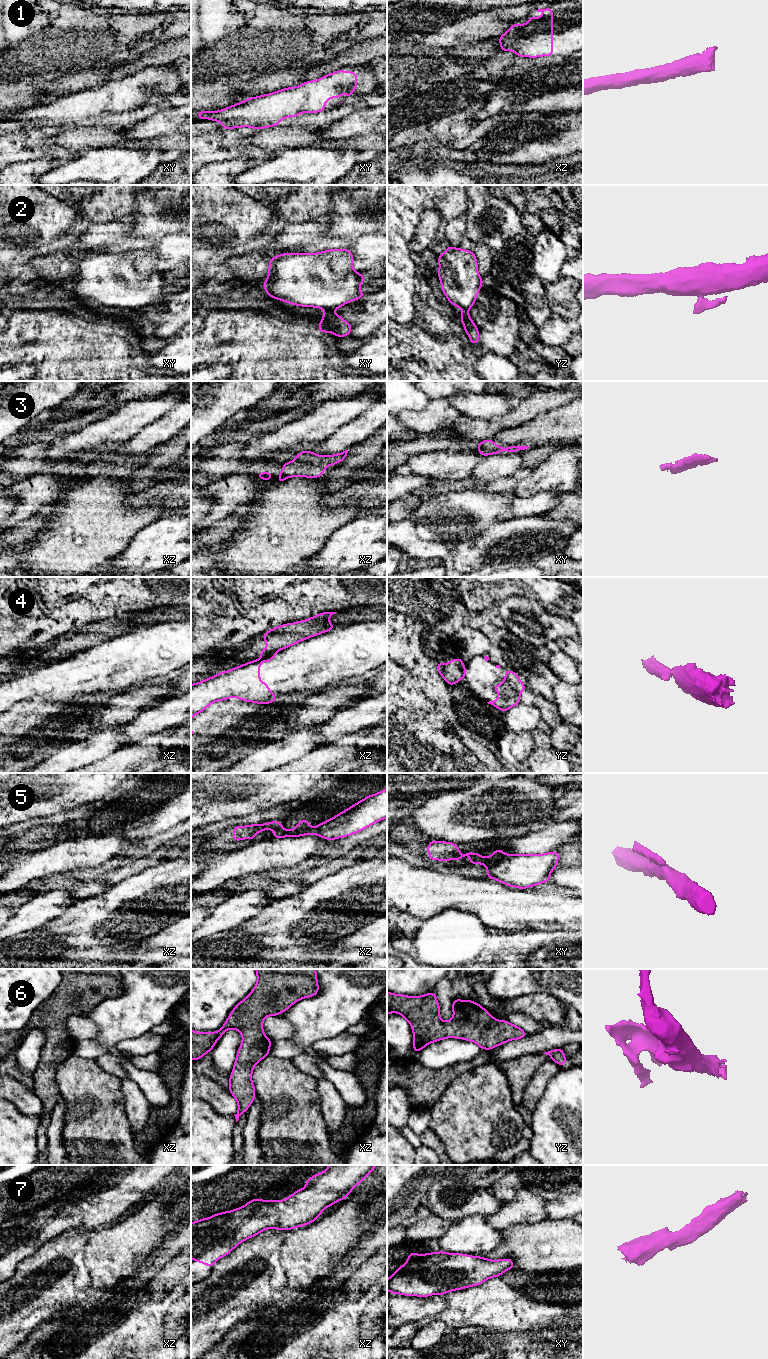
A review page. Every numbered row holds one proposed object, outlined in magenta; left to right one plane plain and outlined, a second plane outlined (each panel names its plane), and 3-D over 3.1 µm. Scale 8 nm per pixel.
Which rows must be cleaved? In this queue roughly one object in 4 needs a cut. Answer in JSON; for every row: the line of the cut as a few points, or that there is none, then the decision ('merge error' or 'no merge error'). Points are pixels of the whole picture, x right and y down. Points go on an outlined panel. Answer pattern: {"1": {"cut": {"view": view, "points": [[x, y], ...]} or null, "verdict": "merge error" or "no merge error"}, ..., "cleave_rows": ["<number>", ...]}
{"1": {"cut": null, "verdict": "no merge error"}, "2": {"cut": {"view": "xy", "points": [[332, 310], [325, 311]]}, "verdict": "merge error"}, "3": {"cut": null, "verdict": "no merge error"}, "4": {"cut": {"view": "xz", "points": [[275, 652], [271, 652], [263, 657]]}, "verdict": "merge error"}, "5": {"cut": {"view": "xy", "points": [[479, 854], [470, 856]]}, "verdict": "merge error"}, "6": {"cut": null, "verdict": "no merge error"}, "7": {"cut": null, "verdict": "no merge error"}, "cleave_rows": ["2", "4", "5"]}

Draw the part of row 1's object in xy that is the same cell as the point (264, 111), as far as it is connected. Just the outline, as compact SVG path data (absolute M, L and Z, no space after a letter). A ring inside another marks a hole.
M338 70L327 74L320 79L306 81L296 87L288 87L270 94L250 97L247 100L236 103L219 111L200 111L196 115L199 119L218 121L223 125L223 130L250 127L264 129L279 125L283 118L297 117L301 113L318 113L325 110L325 103L331 98L340 98L346 94L347 98L357 88L357 72Z

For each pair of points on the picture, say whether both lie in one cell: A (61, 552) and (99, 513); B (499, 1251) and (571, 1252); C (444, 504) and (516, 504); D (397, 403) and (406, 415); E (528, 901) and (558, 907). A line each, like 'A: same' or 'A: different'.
A: same
B: same
C: same
D: different
E: same

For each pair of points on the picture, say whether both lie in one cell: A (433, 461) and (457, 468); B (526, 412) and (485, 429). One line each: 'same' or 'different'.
A: same
B: same

